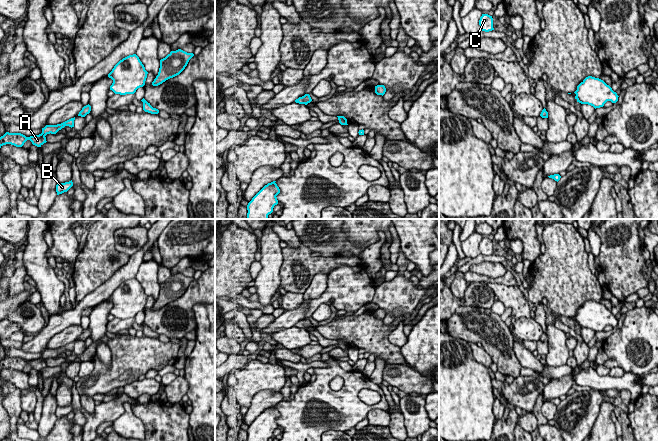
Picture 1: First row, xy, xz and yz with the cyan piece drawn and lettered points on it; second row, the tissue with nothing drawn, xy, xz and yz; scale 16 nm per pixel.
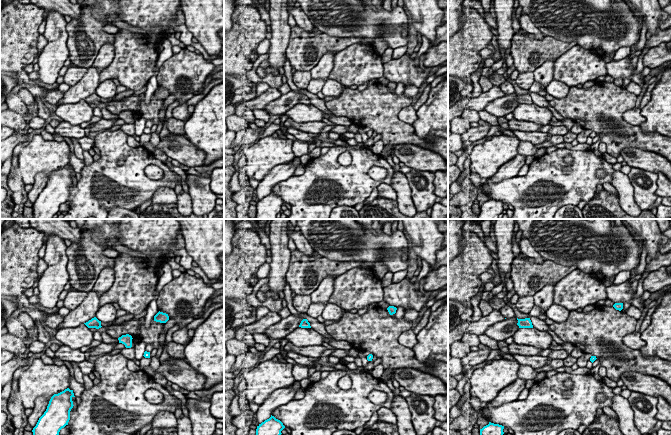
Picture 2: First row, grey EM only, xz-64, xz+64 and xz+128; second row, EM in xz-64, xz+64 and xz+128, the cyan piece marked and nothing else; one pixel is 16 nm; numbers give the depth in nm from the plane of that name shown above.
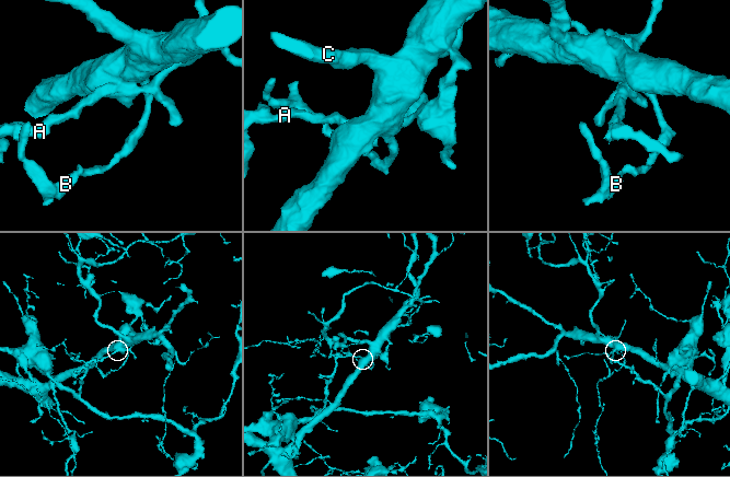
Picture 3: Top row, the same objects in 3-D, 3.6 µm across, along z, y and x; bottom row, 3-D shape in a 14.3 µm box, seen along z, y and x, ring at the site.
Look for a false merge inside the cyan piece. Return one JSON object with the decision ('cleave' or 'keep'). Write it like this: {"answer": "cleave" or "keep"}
{"answer": "cleave"}

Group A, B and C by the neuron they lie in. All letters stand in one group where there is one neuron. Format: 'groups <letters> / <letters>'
groups A / B C

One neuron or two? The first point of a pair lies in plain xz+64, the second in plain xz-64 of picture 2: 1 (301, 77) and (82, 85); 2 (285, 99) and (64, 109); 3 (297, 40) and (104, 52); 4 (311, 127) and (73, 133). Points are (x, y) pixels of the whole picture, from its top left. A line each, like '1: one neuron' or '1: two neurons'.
1: two neurons
2: two neurons
3: two neurons
4: two neurons

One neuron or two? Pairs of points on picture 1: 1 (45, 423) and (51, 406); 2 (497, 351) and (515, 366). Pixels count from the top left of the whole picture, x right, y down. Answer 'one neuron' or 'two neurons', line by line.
1: one neuron
2: one neuron

